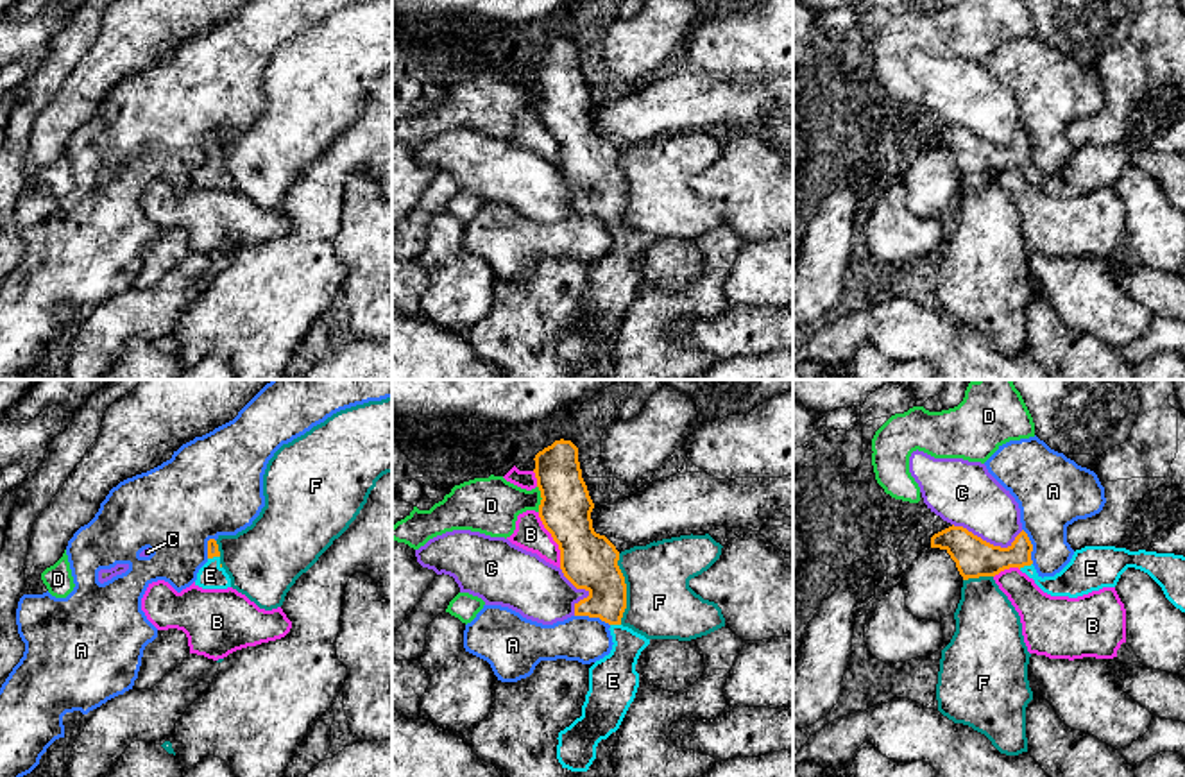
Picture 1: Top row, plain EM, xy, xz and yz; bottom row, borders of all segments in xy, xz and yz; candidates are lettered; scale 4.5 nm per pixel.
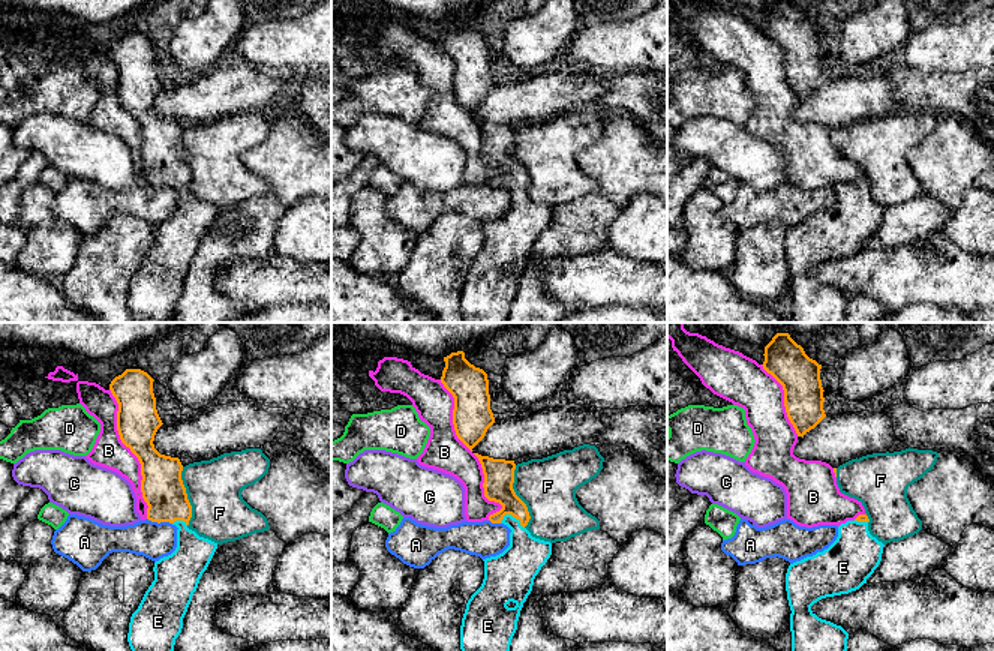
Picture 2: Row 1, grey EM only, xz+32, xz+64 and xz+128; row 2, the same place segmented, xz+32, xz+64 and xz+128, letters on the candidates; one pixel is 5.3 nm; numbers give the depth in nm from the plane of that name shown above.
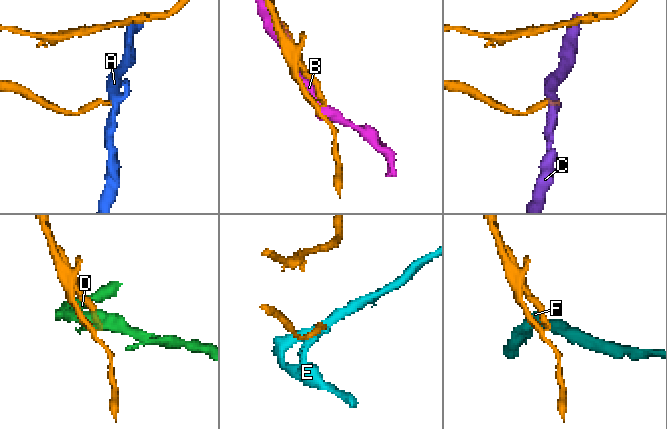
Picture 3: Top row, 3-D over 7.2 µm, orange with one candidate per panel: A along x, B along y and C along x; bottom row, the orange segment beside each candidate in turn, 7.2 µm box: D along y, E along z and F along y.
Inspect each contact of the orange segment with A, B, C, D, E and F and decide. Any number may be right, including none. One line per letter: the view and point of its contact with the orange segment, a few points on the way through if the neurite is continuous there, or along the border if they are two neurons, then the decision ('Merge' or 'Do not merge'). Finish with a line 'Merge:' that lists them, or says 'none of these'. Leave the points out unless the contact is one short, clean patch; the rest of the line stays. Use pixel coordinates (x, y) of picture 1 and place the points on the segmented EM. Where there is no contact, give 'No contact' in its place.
A: Touches orange at xz (593, 616). Boundary: xz (575, 614), (600, 618), (609, 625). Do not merge
B: Touches orange at xz (554, 539). Do not merge
C: Touches orange at yz (988, 543). Do not merge
D: Touches orange at xz (541, 496). Boundary: xz (537, 486), (539, 511). Do not merge
E: Touches orange at yz (1024, 564). Path across: yz (974, 557), (1024, 564), (1042, 582), (1078, 577). Merge
F: Touches orange at xz (625, 589). Boundary: xz (618, 554), (618, 568), (625, 584), (622, 623). Do not merge
Merge: E

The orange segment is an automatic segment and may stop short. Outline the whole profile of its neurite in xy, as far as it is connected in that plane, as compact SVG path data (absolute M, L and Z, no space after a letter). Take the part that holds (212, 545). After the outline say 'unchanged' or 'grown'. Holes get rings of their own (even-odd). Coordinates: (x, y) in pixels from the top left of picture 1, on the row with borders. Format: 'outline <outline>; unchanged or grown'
outline M215 539L208 541L208 562L199 569L195 585L202 589L227 589L231 578L220 566L220 551Z; grown

